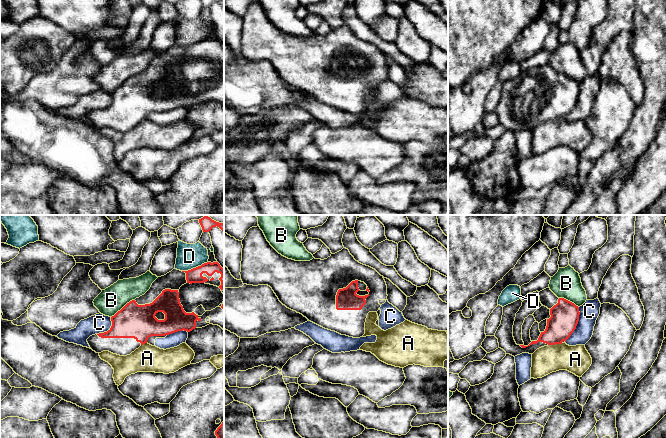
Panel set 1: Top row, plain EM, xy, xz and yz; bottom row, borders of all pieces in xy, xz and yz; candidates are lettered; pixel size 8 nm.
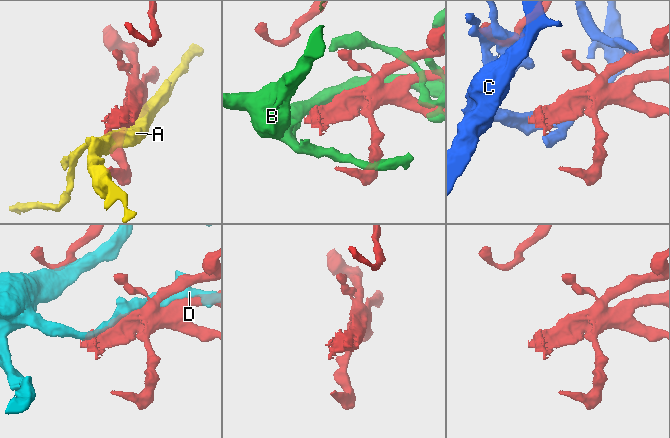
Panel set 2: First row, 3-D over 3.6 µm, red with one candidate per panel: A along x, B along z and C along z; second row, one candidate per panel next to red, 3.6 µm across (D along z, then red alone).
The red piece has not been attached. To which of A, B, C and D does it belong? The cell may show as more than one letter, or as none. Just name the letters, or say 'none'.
none

